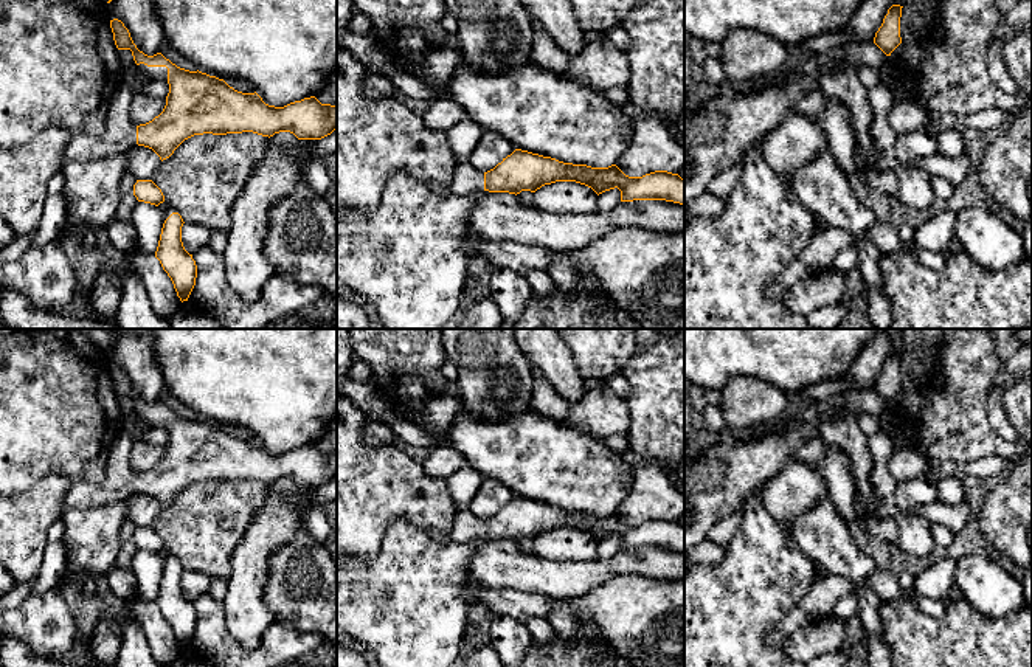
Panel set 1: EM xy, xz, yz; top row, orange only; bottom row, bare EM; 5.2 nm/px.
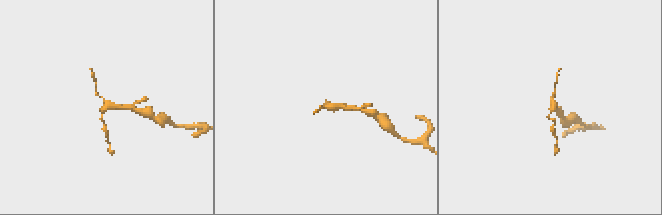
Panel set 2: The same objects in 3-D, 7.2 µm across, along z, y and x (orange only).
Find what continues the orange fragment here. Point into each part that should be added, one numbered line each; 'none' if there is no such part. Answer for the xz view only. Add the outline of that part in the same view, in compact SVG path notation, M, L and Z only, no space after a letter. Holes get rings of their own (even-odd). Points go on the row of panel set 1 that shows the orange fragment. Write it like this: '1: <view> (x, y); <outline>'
1: xz (466, 179); M467 161L456 166L447 186L450 194L466 195L484 189L484 172L476 171Z

